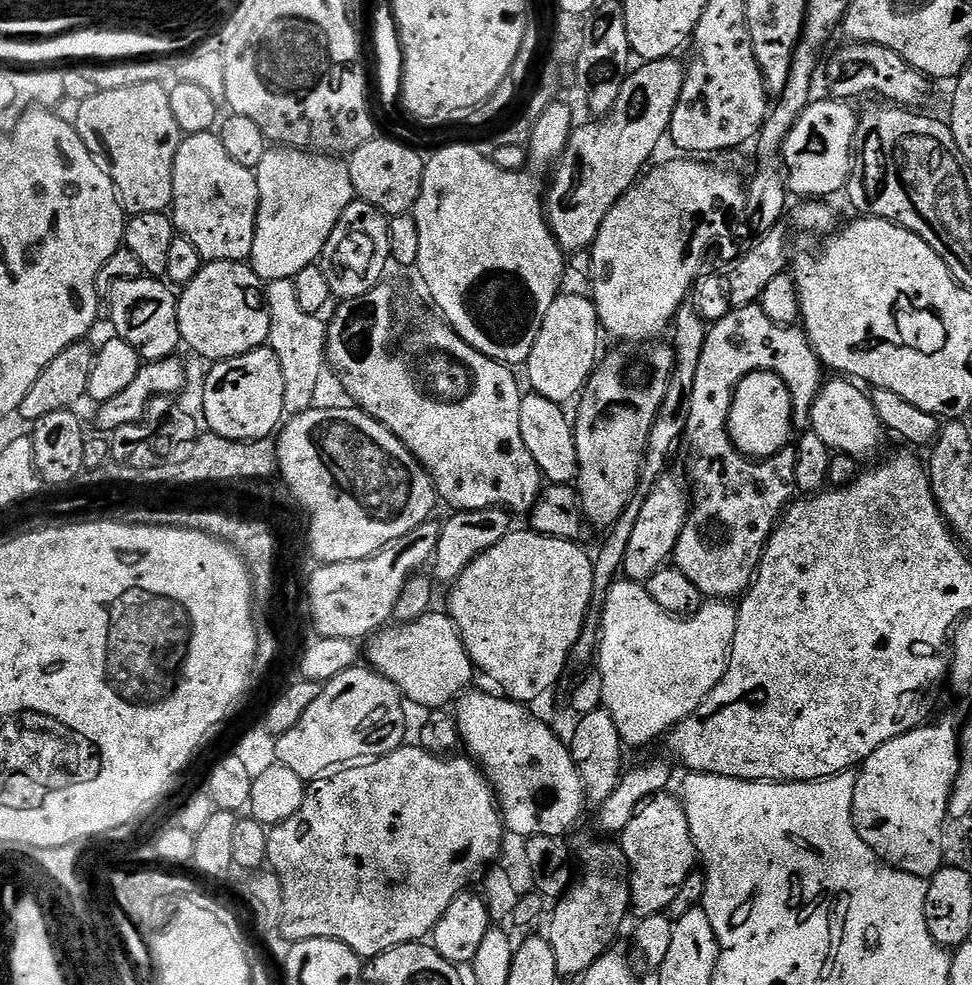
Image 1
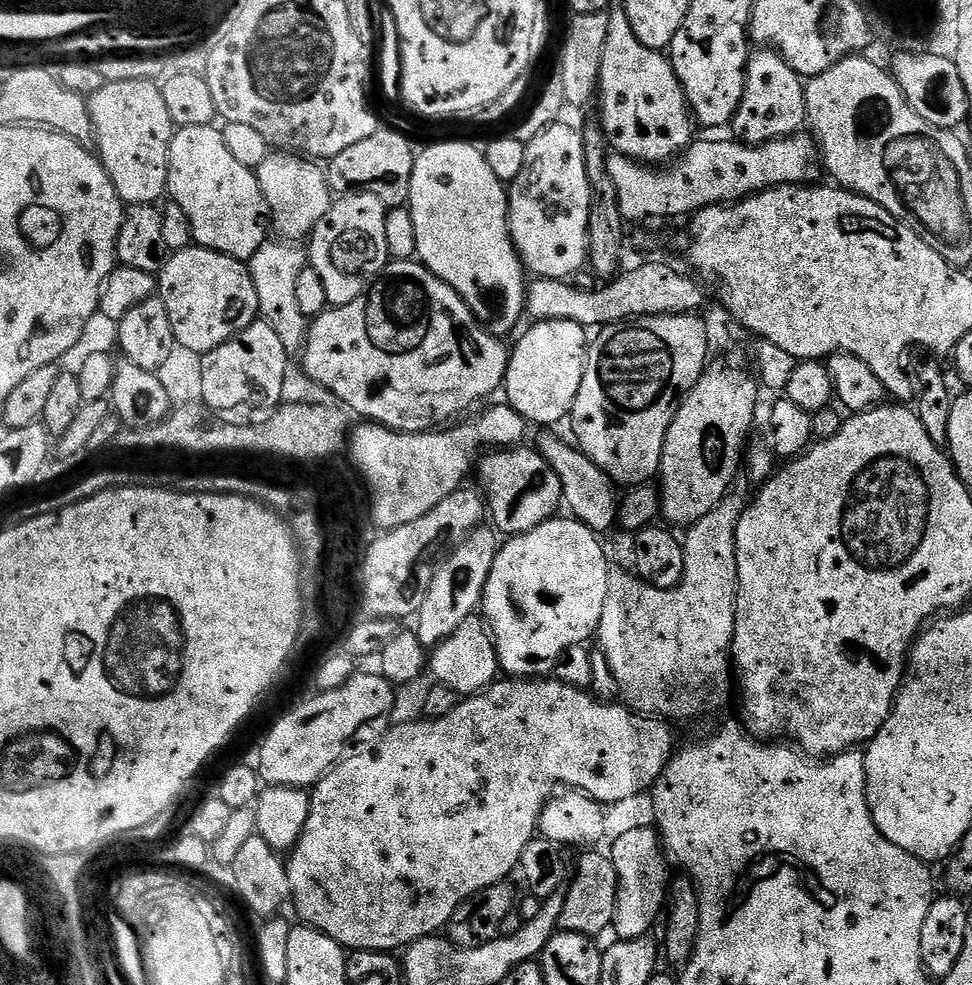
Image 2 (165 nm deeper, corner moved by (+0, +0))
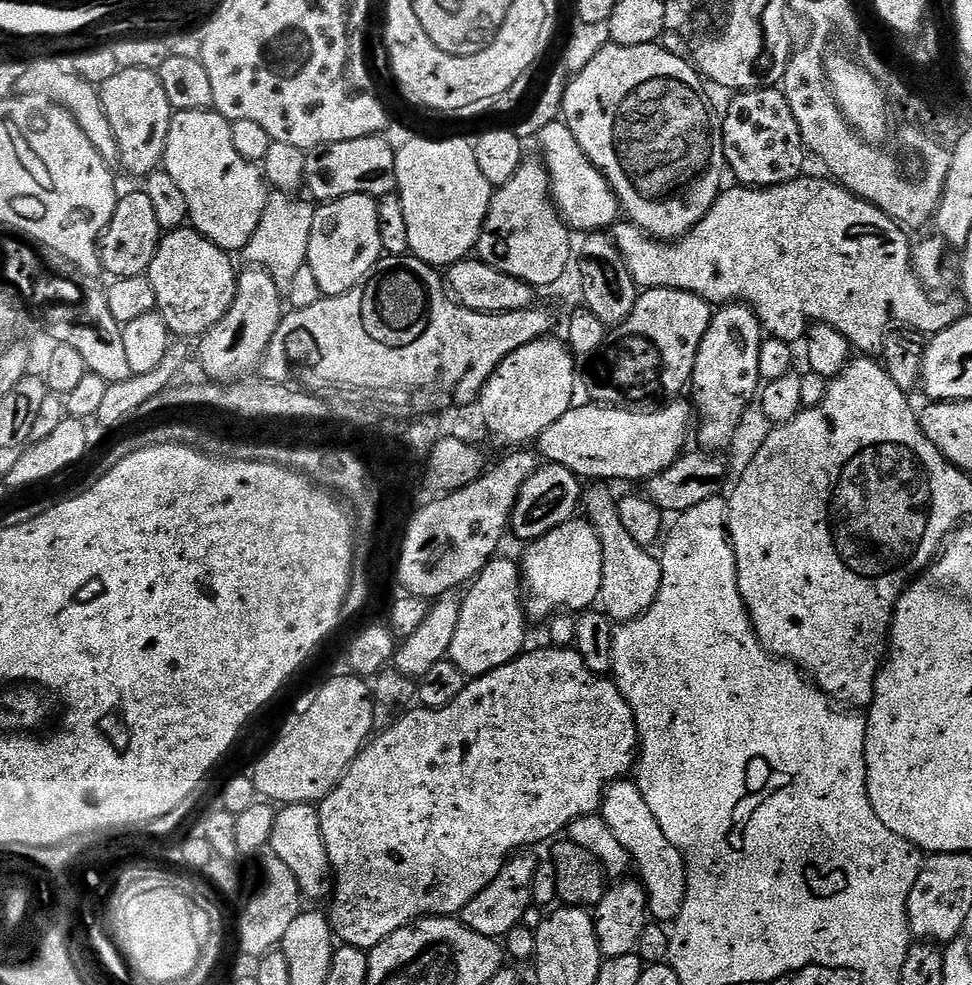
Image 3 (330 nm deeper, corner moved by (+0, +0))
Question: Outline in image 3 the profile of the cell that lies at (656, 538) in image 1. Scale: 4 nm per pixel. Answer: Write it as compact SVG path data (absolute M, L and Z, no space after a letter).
M729 302L717 307L712 313L712 321L702 338L702 346L698 346L698 358L694 362L694 370L690 381L690 392L696 395L695 407L698 409L698 432L700 428L701 449L712 454L720 454L732 444L736 436L736 427L744 420L744 411L753 407L762 388L760 371L758 370L758 354L766 339L760 326L756 311L746 304Z

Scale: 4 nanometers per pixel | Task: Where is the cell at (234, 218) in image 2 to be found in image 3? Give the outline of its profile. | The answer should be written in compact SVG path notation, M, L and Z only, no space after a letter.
M212 108L173 112L170 130L166 134L162 168L170 174L170 178L174 178L174 182L178 182L178 187L186 198L191 227L225 252L240 254L250 242L250 238L254 238L254 230L258 230L258 222L262 222L262 210L266 210L268 205L270 188L263 171L246 158L242 158L238 150L234 150L231 129L232 121Z

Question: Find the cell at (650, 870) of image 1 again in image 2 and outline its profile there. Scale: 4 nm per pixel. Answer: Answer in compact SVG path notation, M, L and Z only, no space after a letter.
M652 826L632 828L613 842L610 855L614 862L614 870L618 874L618 898L611 931L617 932L615 935L622 940L648 936L654 922L665 911L670 895L669 857L666 855L662 837Z

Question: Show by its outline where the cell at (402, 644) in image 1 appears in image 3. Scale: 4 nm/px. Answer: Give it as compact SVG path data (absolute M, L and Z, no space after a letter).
M493 558L480 575L471 581L468 593L463 593L458 616L458 627L454 634L454 642L450 642L447 659L451 660L458 670L464 672L465 677L479 678L498 666L506 666L511 660L525 651L524 643L528 640L530 621L524 611L522 599L522 568L515 560L501 560Z

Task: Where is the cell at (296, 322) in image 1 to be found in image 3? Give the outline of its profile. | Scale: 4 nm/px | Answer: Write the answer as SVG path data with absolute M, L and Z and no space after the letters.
M273 191L269 195L266 210L262 210L262 222L258 222L254 238L250 238L242 253L245 265L266 270L266 274L270 274L270 278L274 278L274 282L282 290L287 290L290 282L294 282L298 275L298 270L302 270L302 266L308 263L310 229L314 227L317 205L307 199L299 200L298 197L296 194Z

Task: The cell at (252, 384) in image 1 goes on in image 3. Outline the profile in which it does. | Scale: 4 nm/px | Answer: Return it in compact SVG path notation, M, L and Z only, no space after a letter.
M245 267L237 275L236 293L234 302L230 302L230 310L226 310L224 317L209 332L199 337L203 375L213 382L240 382L251 377L264 361L266 350L285 315L286 300L274 278L261 268Z

